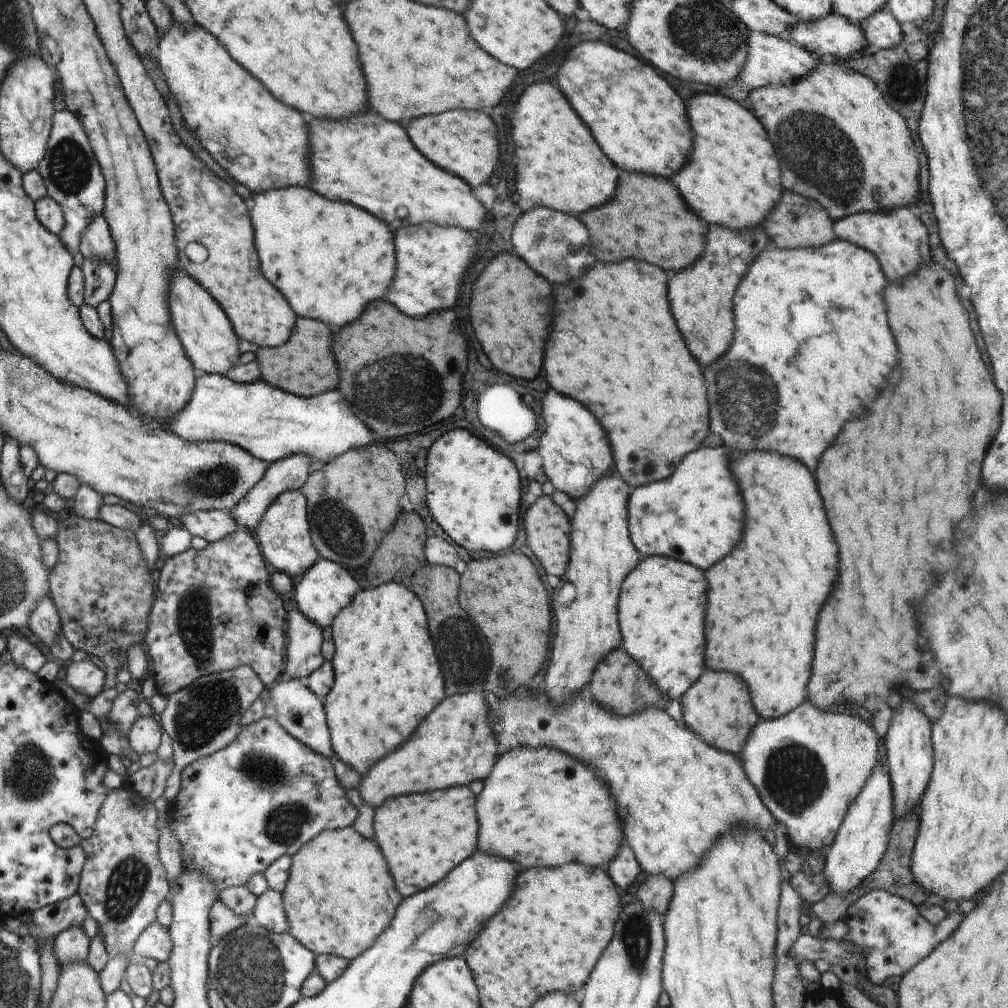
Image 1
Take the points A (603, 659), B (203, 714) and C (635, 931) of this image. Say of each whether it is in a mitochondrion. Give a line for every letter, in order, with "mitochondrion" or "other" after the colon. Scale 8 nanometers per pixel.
A: other
B: mitochondrion
C: mitochondrion

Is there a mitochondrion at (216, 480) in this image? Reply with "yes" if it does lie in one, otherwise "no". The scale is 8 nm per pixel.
yes

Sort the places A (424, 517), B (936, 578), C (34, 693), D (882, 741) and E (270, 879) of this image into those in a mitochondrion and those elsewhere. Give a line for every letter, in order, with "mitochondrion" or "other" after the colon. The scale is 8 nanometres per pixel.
A: other
B: other
C: other
D: other
E: other

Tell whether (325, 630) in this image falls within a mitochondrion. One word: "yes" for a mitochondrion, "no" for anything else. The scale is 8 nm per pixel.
no

